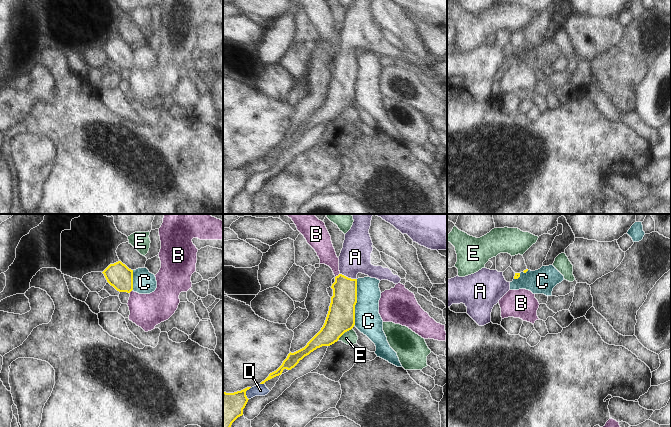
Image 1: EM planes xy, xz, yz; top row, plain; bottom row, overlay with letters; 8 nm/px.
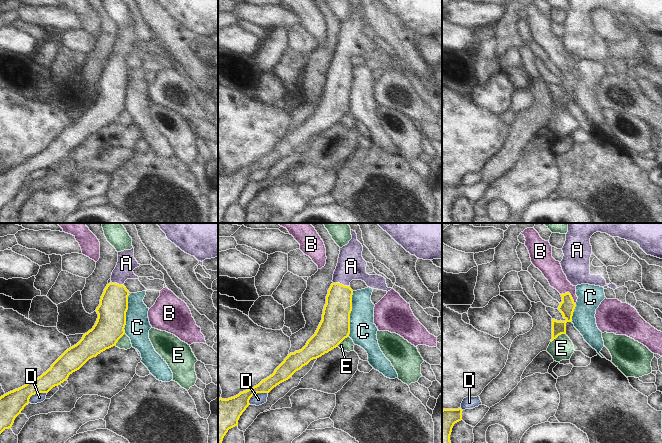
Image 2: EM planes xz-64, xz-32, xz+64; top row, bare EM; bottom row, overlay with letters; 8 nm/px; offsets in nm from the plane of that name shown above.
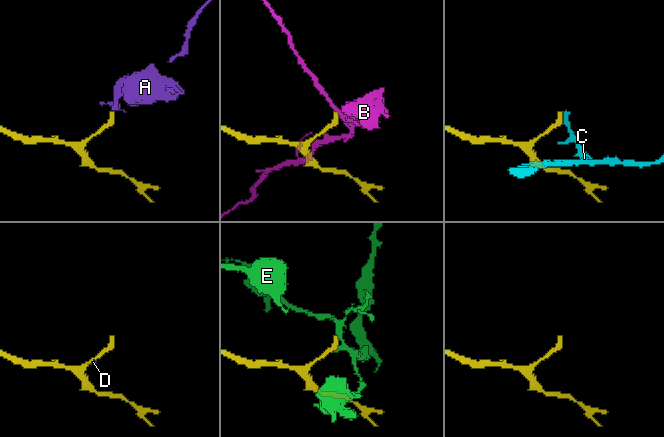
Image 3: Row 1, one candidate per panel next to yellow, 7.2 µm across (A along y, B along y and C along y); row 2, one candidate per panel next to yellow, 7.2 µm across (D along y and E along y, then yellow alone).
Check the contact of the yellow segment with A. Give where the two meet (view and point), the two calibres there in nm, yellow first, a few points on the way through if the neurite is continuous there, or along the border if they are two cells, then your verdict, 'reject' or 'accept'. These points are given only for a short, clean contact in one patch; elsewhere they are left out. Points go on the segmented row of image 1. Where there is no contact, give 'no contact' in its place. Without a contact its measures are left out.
contact xz (347, 277); calibres 200 and 260 nm; way xz (342, 307), (347, 277), (350, 263), (355, 257); accept

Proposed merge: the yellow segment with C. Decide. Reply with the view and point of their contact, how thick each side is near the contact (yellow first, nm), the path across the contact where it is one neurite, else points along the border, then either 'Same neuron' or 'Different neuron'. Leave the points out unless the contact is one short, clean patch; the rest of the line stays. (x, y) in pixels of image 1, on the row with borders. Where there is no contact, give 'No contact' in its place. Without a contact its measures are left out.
Touches yellow at xz (356, 302). Thickness 220 nm (yellow) against 220 nm. Boundary: xz (357, 279), (357, 302), (355, 305), (354, 324). Different neuron

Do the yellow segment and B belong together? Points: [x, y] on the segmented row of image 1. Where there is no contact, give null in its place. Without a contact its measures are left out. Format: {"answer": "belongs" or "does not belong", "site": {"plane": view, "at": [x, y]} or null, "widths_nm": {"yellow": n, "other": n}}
{"answer": "does not belong", "site": {"plane": "xz", "at": [338, 275]}, "widths_nm": {"yellow": 200, "other": 150}}

